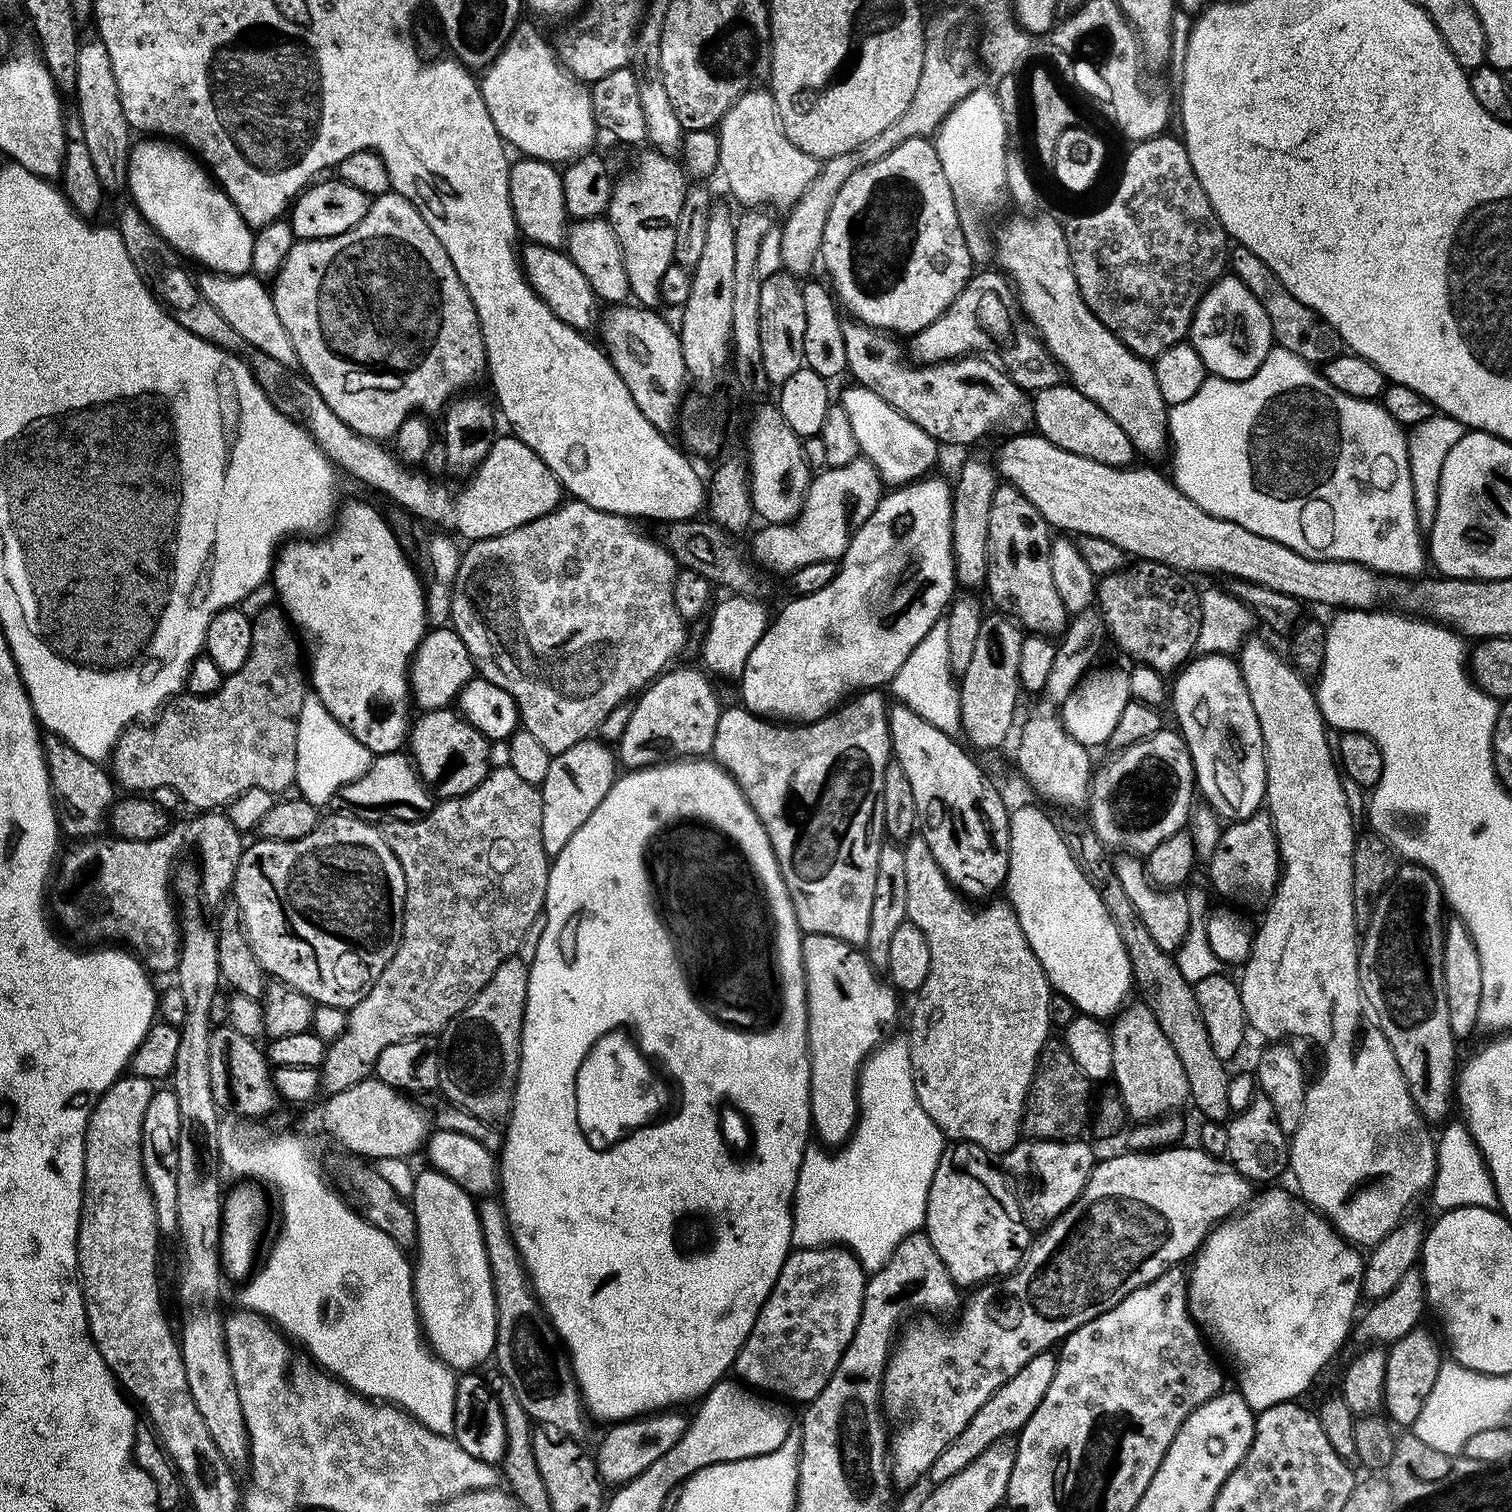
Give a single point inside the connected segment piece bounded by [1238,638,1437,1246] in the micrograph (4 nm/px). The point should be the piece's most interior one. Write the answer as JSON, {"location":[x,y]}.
{"location":[1363,1153]}

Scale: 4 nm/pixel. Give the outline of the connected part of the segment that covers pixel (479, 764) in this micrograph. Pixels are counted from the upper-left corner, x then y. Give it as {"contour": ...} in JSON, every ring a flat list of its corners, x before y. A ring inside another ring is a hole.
{"contour":[[451,707,420,712,415,717,407,743,412,762,425,784,434,786,435,795,446,800,474,790,488,777,489,745,489,740,465,716]]}

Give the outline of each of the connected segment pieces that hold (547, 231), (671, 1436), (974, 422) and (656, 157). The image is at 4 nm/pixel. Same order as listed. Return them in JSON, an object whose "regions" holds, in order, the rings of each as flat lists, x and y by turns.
{"regions":[[[516,158,511,161,508,181,510,182,510,206,519,235,533,244,560,248,567,241,570,227,566,198,562,194,564,177,561,169,555,164,547,164,544,160]],[[657,1410,649,1412,643,1416,638,1416,634,1420,621,1420,613,1423,612,1428,600,1440,600,1445,594,1451,596,1469,600,1479,608,1486,623,1486,642,1470,648,1469,670,1446,674,1446,682,1438,682,1434,688,1429,689,1417,683,1416,680,1410]],[[859,322,845,323,844,337,852,380,878,394,941,445,972,444,999,428,1012,428,1008,430,1024,434,1033,427,1029,393,1018,387,1003,368,983,355,967,354,955,360,941,360,938,364,913,362,906,355,905,345,903,348,893,333]],[[659,150,651,151,637,158,632,173,628,172,621,180,619,177,615,181,606,219,622,250,629,293,637,305,655,309,661,303,662,278,674,263,678,214,682,214,682,202,690,184,684,181,684,172,672,161,675,159,671,155]]]}

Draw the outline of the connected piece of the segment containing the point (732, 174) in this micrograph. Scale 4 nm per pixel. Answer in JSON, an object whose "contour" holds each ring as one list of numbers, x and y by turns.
{"contour":[[753,86,747,92,743,92,733,104,726,110,726,114,718,125,720,137,720,163,719,171,724,171,724,180,728,188,744,203,744,206,768,206,773,204,776,208,787,210,796,203,796,200,814,182,814,178,820,173,821,161,815,156,806,154,806,150,798,150,786,138,782,130,780,120,776,116,776,107,771,91,767,87]]}

